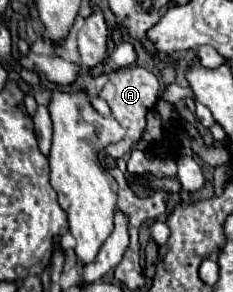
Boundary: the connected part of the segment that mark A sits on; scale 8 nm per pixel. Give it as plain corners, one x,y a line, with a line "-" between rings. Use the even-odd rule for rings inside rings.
131,65
131,67
125,67
125,69
119,69
115,73
109,75
109,81
105,83
105,87
101,89
99,97
103,101
107,101
109,109
111,109
111,117
115,117
121,127
125,129
125,137
119,141
119,143
111,143
111,147
105,147
105,149
99,153
98,157
102,165
105,165
105,156
108,155
117,159
117,157
123,157
127,152
130,152
135,143
141,139
143,131
145,131
145,115
147,111
157,103
159,99
159,93
161,93
161,87
159,87
159,81
153,73
149,73
147,69
143,67
137,67
137,65

